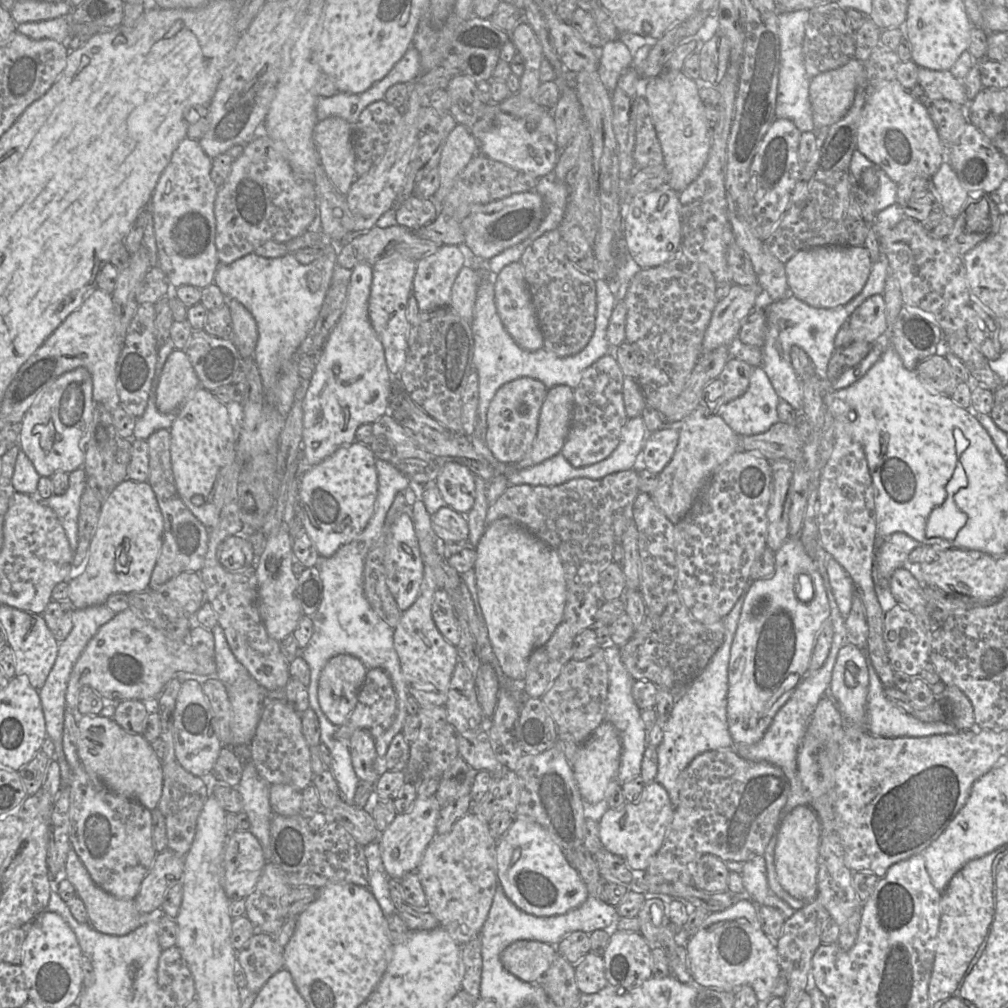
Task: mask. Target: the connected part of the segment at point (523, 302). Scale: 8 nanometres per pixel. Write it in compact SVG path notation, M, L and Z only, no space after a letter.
M513 262L504 267L494 278L495 303L500 319L514 341L524 350L537 351L544 347L544 338L538 322L536 310L524 278L521 262Z

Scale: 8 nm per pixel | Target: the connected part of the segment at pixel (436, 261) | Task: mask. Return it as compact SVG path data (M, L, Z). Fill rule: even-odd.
M444 245L417 262L413 294L421 312L450 307L452 287L464 266L458 246Z

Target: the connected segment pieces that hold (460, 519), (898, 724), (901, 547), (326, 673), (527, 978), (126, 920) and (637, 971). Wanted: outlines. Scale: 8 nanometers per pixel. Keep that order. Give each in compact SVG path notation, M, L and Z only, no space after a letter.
M449 506L441 507L431 515L431 525L438 541L445 543L469 541L466 514L461 514Z
M867 648L862 650L869 671L866 725L868 732L879 737L927 737L960 732L950 721L921 722L889 701Z
M896 532L877 542L873 580L881 608L889 599L886 592L890 591L889 580L893 572L908 561L911 551L921 545L918 541L903 532Z
M338 654L329 659L321 671L318 702L327 719L342 725L353 711L367 668L350 654Z
M534 940L515 941L500 955L503 967L527 983L537 983L557 955L557 947Z
M70 849L67 855L64 876L76 889L78 897L86 906L89 924L97 931L114 936L127 935L140 926L140 912L136 908L134 899L115 897L101 889L91 878L86 867L74 851Z
M611 930L608 946L602 955L608 986L632 990L649 980L652 975L651 945L639 932Z

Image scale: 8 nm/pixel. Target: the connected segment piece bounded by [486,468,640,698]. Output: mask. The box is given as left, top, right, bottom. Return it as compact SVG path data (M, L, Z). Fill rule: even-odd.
M638 468L610 474L596 480L576 478L558 486L510 484L497 501L489 506L486 516L487 525L502 517L511 518L558 552L565 573L567 600L563 619L551 638L544 645L536 648L528 659L526 676L521 683L526 697L541 698L544 695L560 675L564 665L572 659L575 637L583 630L594 626L595 615L606 602L600 586L600 574L613 561L616 544L613 518L618 510L631 508L640 493L638 484Z

